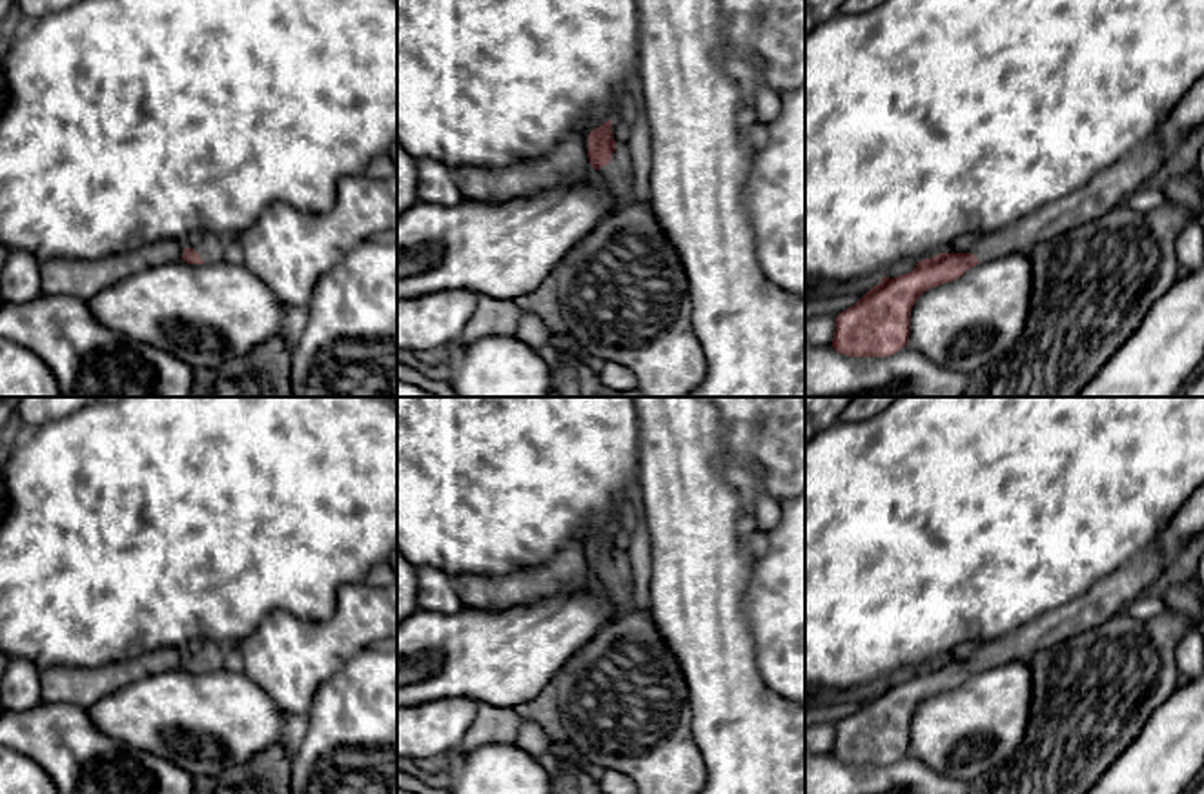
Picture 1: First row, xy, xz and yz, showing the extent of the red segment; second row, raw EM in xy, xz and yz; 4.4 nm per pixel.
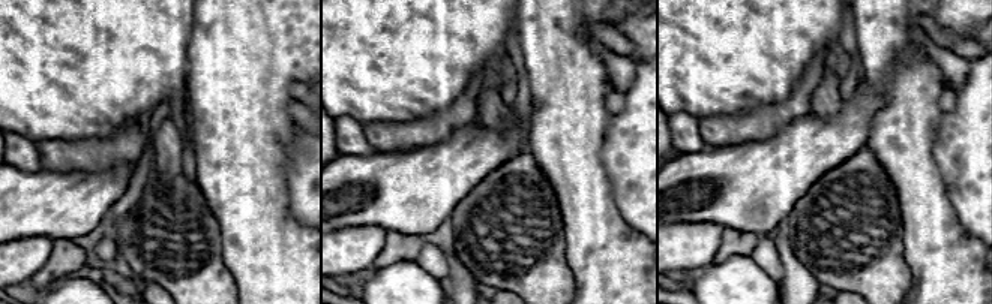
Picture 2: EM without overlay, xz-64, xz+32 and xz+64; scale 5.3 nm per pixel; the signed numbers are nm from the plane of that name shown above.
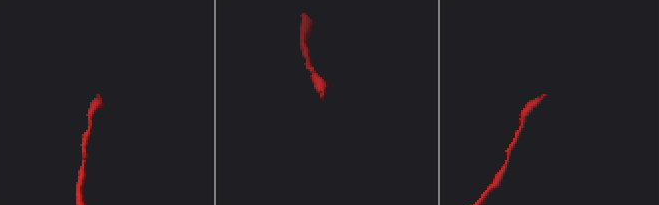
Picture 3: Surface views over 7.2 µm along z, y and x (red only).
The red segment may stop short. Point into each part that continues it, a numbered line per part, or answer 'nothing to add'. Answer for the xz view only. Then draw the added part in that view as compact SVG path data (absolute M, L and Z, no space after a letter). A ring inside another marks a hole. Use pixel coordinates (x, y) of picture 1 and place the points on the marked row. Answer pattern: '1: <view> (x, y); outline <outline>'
1: xz (618, 172); outline M616 148L610 162L603 166L599 173L614 191L614 211L628 208L634 202L634 171L630 164L630 153L627 151L627 148Z

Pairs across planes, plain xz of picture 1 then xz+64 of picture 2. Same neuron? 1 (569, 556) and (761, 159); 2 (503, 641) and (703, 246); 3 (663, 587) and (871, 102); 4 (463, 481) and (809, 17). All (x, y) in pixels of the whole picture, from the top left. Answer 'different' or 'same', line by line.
1: different
2: different
3: different
4: same

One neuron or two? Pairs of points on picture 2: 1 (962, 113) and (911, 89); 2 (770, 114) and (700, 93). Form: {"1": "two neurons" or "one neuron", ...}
{"1": "two neurons", "2": "two neurons"}

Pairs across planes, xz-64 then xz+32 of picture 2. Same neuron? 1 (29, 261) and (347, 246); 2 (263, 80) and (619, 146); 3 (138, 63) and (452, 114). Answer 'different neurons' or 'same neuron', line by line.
1: same neuron
2: different neurons
3: different neurons

